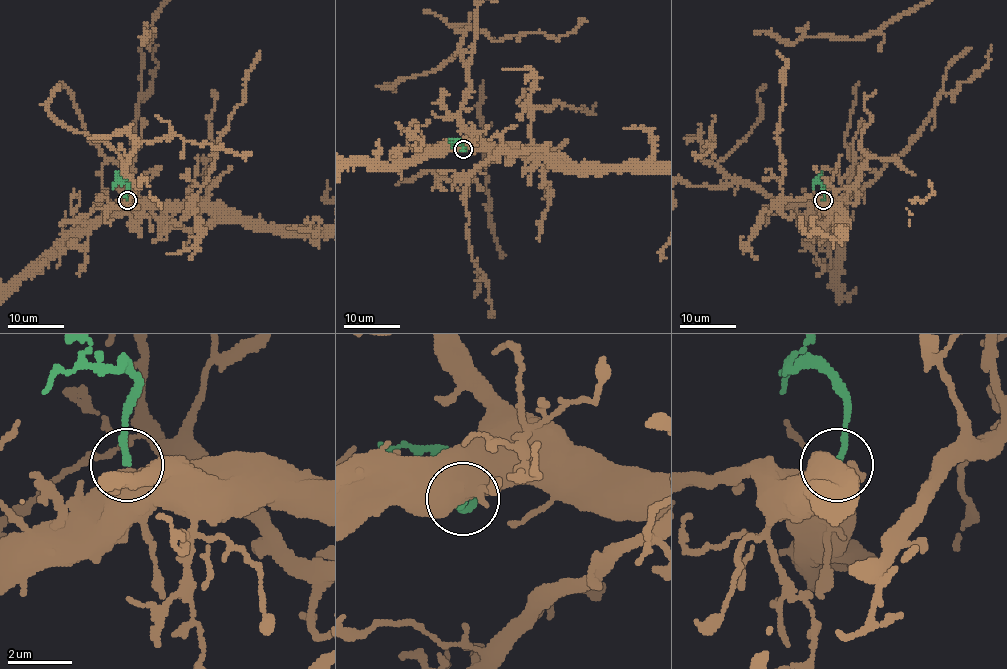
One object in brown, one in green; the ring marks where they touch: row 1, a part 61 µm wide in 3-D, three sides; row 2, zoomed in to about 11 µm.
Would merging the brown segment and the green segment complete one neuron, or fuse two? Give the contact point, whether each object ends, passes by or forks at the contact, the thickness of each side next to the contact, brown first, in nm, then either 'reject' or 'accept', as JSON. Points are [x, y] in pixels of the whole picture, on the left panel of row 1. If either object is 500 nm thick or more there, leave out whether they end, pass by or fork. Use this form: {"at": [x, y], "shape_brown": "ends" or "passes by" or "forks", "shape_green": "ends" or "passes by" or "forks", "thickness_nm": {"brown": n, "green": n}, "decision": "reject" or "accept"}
{"at": [127, 200], "thickness_nm": {"brown": 650, "green": 160}, "decision": "accept"}

